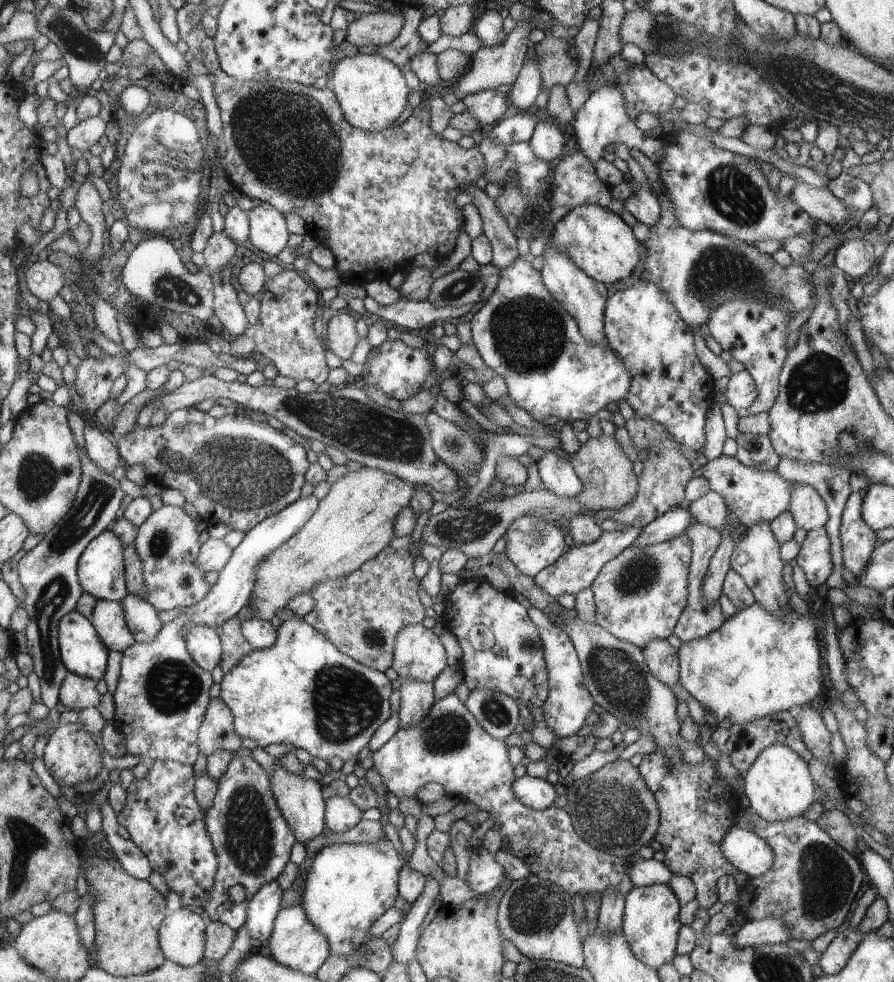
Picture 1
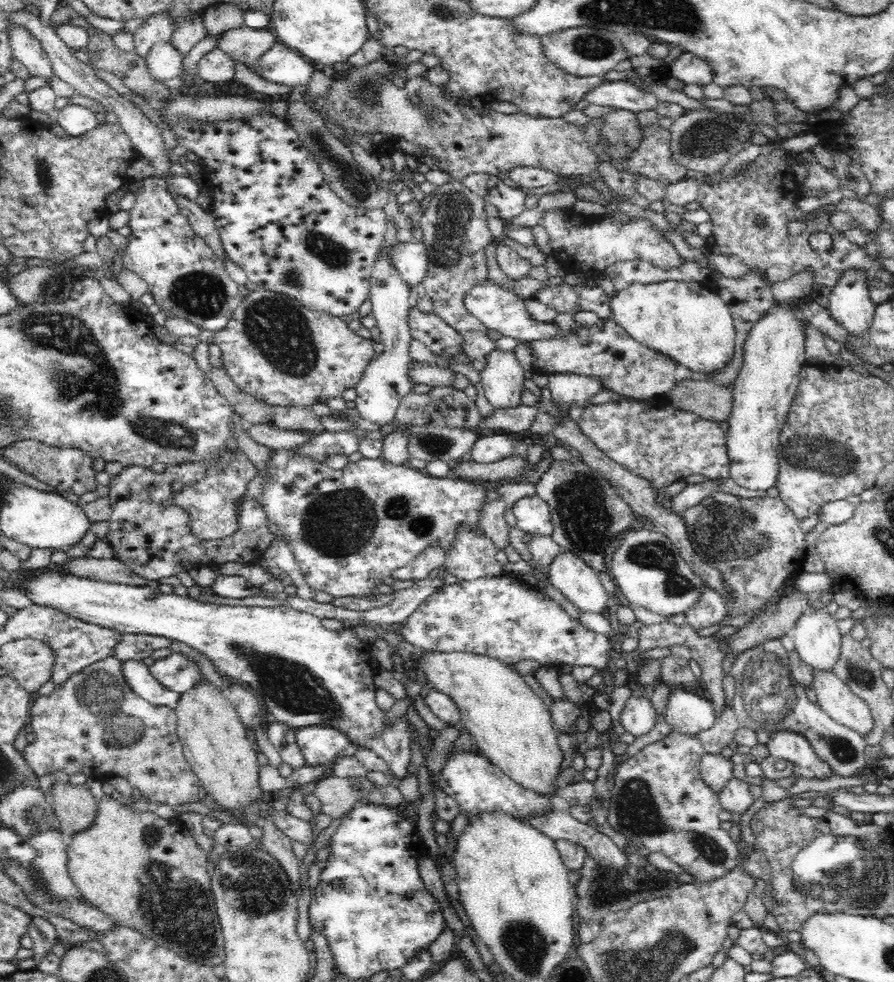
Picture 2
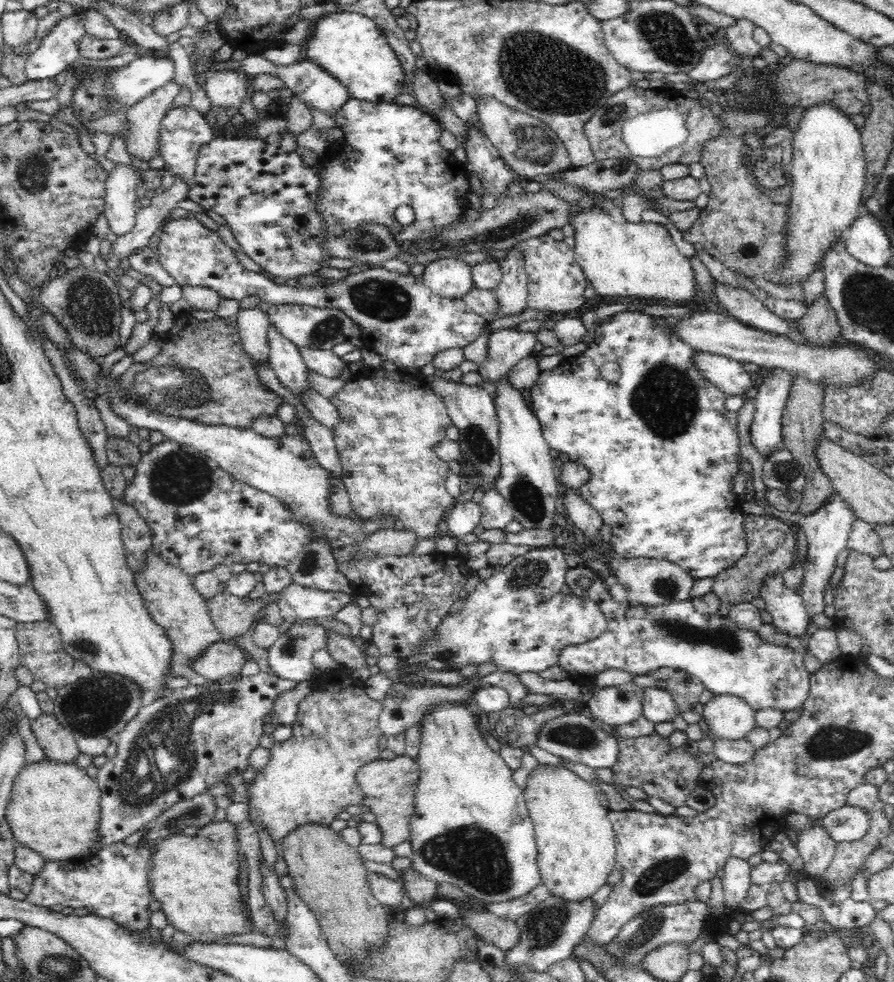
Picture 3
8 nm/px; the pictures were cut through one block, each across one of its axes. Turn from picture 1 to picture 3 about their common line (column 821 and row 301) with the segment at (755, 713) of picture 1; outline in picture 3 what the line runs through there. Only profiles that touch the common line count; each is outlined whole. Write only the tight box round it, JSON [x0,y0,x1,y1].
[544,178,696,304]

